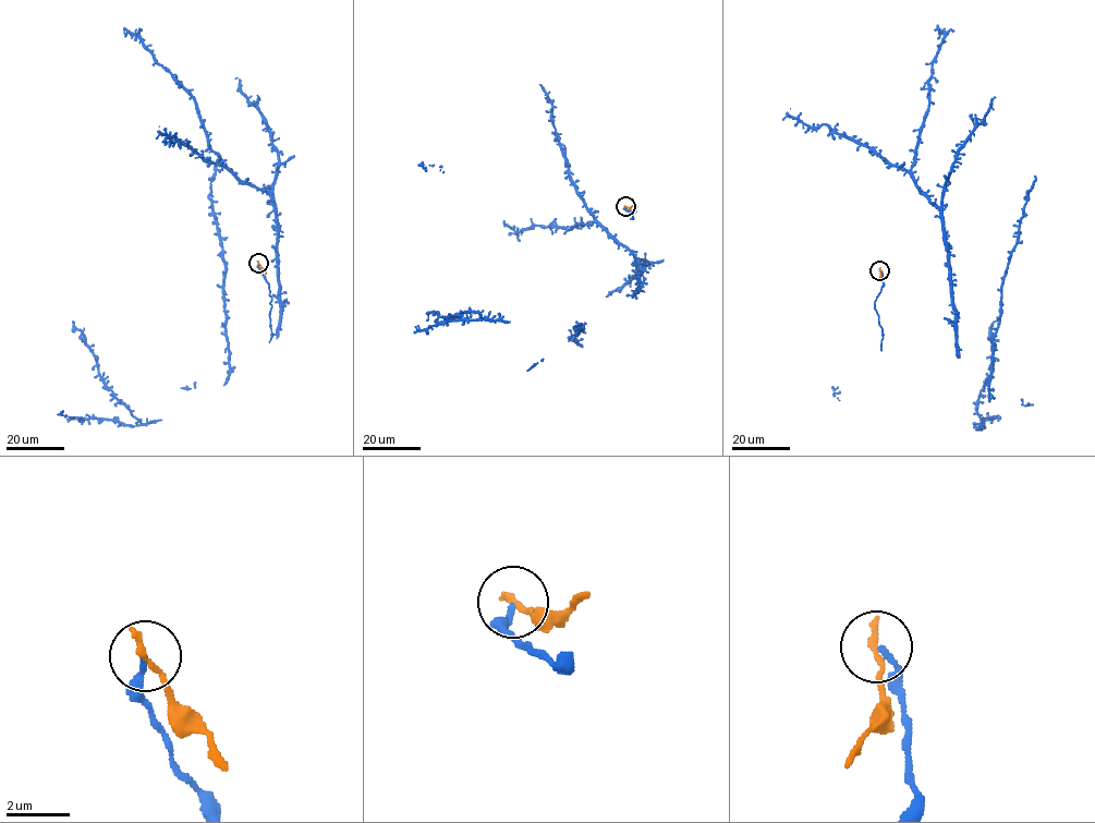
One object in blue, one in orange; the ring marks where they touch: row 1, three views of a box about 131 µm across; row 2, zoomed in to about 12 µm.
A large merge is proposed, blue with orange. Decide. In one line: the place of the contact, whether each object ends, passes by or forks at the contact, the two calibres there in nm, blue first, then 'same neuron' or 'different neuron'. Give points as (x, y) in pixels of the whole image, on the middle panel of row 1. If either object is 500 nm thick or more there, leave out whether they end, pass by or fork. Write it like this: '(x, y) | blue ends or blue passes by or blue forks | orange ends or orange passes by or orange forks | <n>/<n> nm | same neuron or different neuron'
(625, 206) | blue ends | orange ends | 180/240 nm | different neuron

